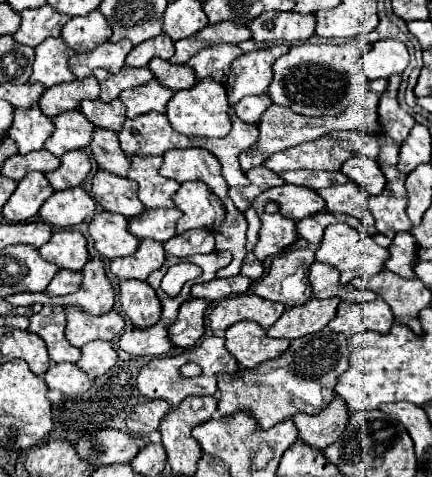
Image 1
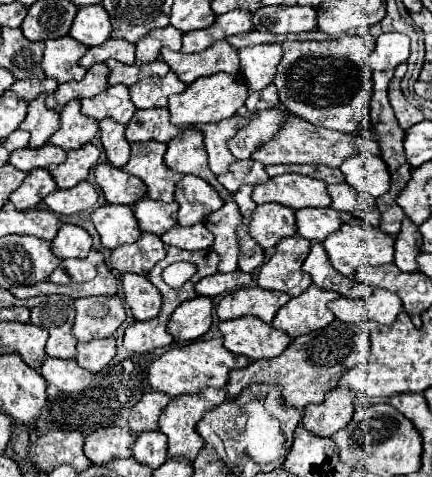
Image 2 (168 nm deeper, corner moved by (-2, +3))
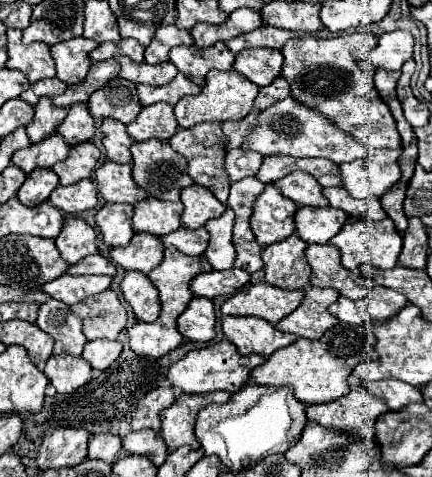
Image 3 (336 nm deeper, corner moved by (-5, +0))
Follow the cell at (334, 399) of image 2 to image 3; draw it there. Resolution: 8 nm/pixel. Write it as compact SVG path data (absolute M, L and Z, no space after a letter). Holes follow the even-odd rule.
M353 387L345 397L329 403L317 403L307 407L307 419L317 421L327 429L355 431L361 429L369 419L377 419L389 407L379 397L373 397L365 387Z

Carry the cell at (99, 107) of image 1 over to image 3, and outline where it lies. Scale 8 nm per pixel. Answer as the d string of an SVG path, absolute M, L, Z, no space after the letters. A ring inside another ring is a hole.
M115 77L107 81L103 89L97 89L89 97L89 111L95 119L117 119L129 125L141 111L141 103L137 97L137 85L133 81Z

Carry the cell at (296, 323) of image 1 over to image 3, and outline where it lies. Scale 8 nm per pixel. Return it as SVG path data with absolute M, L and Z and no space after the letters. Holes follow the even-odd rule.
M329 287L305 289L303 303L293 313L283 317L281 323L275 323L275 329L295 333L305 339L319 339L327 329L337 325L337 317L327 311L327 307L337 301L337 297L339 293Z

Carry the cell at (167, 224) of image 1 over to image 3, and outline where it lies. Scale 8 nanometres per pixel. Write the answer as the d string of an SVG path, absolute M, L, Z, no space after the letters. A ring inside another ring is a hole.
M147 197L139 203L135 203L135 213L131 219L131 225L135 231L145 231L153 235L167 235L181 227L181 213L183 205L181 201L169 203L155 197Z

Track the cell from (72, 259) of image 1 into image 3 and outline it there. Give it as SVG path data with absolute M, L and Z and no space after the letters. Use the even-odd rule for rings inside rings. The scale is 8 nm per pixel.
M79 217L65 219L63 229L61 229L59 237L55 239L55 245L61 253L61 257L71 265L85 259L87 255L97 253L95 231Z

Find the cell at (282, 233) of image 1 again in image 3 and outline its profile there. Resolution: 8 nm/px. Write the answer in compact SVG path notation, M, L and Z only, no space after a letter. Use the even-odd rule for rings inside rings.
M267 183L263 193L259 193L253 201L253 213L249 219L255 239L263 245L271 245L293 235L295 211L297 205L283 197L271 183Z

